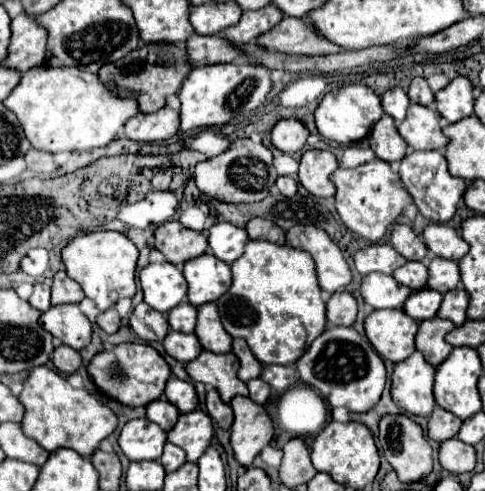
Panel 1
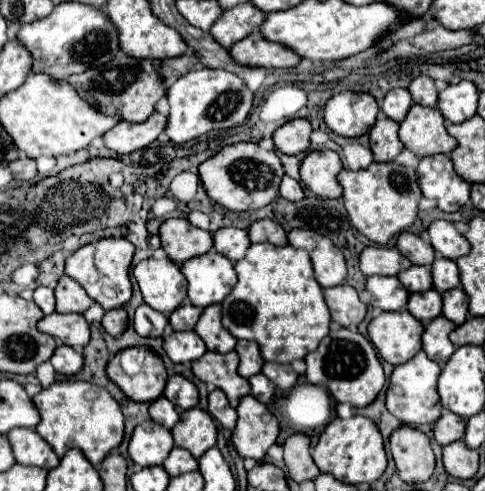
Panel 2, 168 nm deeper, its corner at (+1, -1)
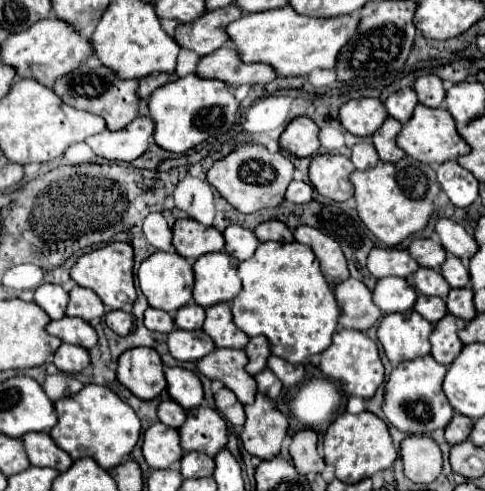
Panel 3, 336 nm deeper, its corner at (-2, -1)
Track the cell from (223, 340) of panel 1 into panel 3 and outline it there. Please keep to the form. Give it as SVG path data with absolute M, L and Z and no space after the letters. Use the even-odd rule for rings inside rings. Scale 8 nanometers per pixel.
M215 304L207 308L203 330L213 338L217 348L245 348L249 342L249 336L235 326L229 304Z

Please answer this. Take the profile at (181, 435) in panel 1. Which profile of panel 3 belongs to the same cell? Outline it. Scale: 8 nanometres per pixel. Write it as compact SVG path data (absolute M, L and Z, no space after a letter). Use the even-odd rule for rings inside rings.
M197 406L187 412L187 422L179 428L183 452L203 452L215 456L227 444L227 422L209 406Z

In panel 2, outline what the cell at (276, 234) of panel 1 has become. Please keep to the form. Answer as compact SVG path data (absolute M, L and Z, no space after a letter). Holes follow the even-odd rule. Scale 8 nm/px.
M258 220L250 226L250 240L252 242L270 242L270 244L288 244L284 228L274 220Z

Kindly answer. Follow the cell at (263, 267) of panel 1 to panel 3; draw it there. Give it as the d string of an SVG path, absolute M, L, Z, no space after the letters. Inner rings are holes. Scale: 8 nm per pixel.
M261 242L249 260L239 264L239 278L243 280L241 294L231 302L233 320L247 336L267 336L271 352L291 364L301 364L307 356L323 352L333 338L339 318L339 306L329 282L323 278L313 250L299 242Z

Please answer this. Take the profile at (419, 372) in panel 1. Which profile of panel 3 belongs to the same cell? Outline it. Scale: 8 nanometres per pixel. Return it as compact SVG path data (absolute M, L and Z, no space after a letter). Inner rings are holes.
M419 356L415 360L397 364L385 384L383 414L401 432L429 434L437 428L445 428L453 418L453 406L443 392L445 366L435 362L433 356Z

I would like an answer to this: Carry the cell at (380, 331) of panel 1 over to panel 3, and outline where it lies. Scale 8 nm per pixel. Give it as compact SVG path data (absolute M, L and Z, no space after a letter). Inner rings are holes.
M415 310L387 314L377 328L379 342L383 344L385 356L391 364L413 360L417 356L427 356L431 352L431 332L433 324Z

